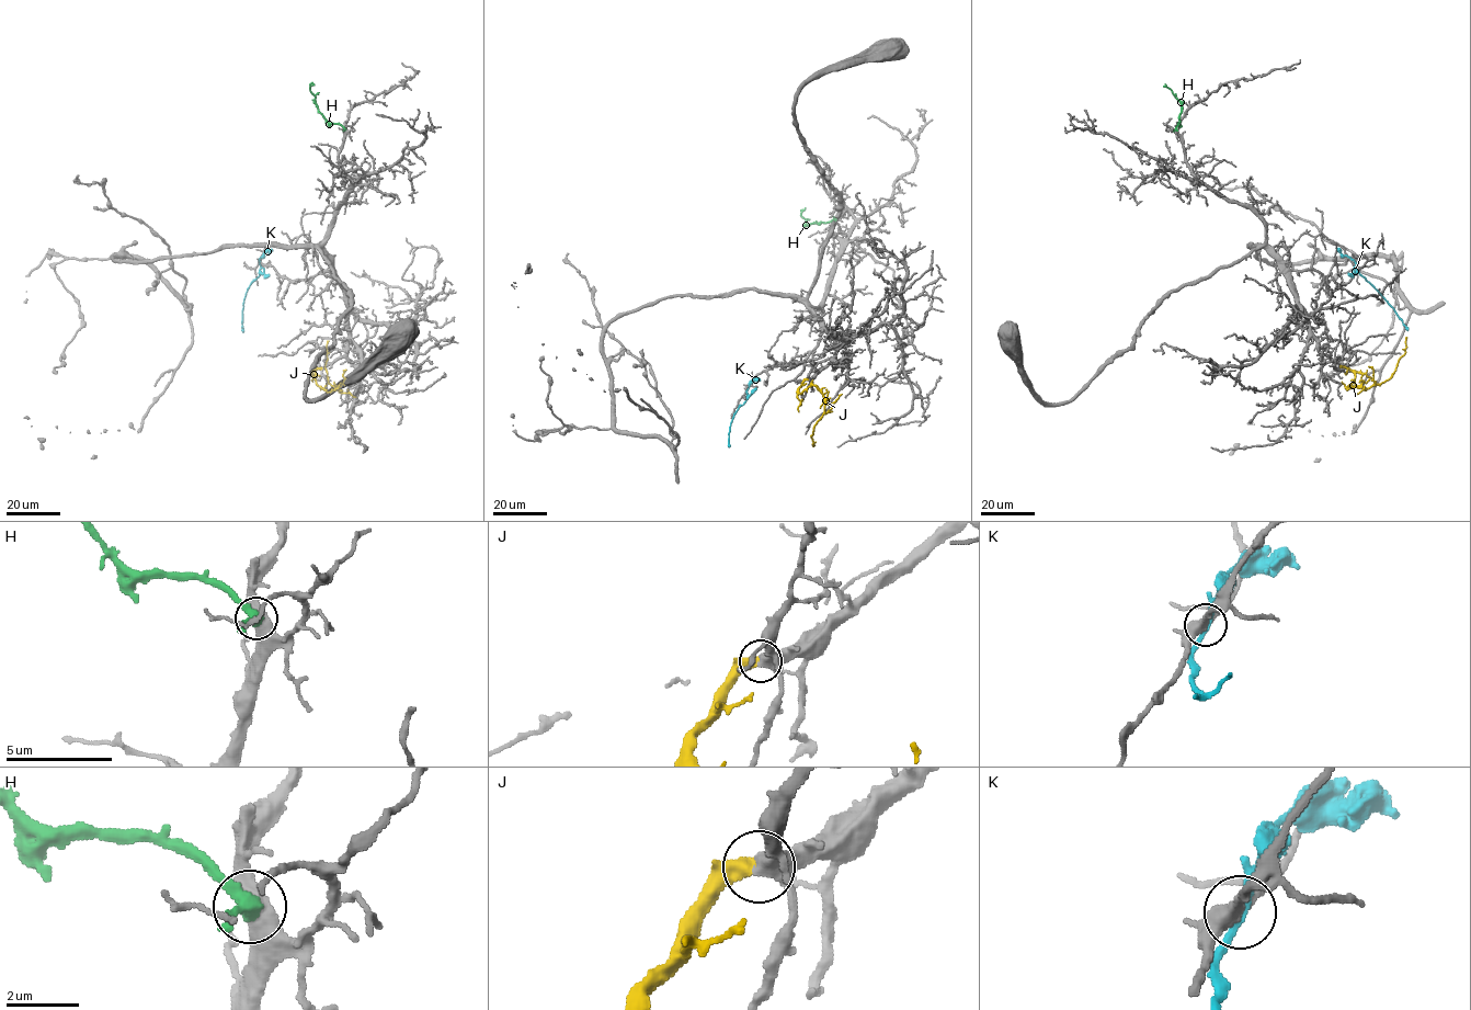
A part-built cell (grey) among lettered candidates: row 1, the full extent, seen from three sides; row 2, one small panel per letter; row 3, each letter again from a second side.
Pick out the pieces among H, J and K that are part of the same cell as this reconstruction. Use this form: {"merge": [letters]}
{"merge": ["J"]}

